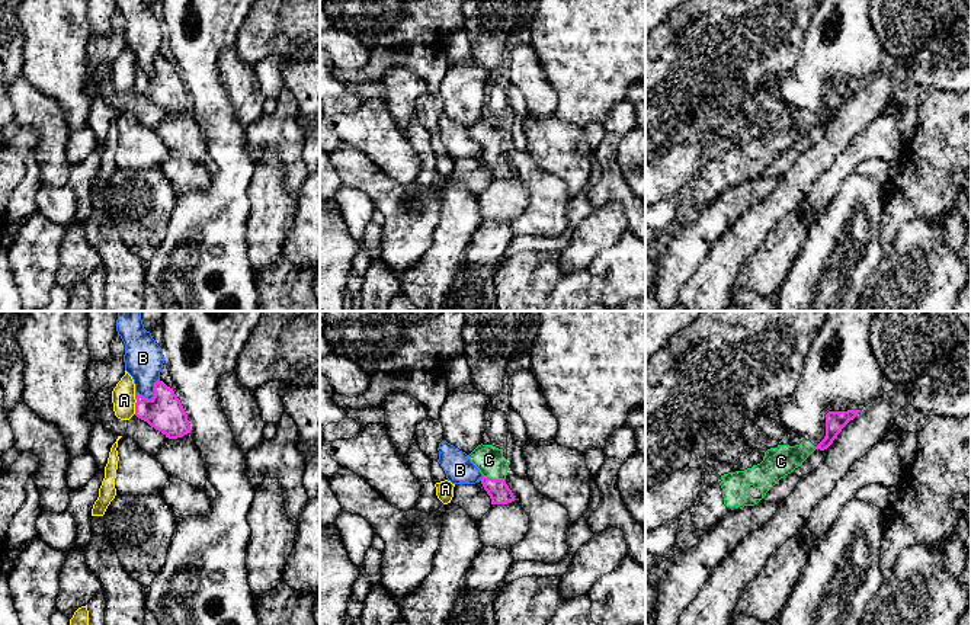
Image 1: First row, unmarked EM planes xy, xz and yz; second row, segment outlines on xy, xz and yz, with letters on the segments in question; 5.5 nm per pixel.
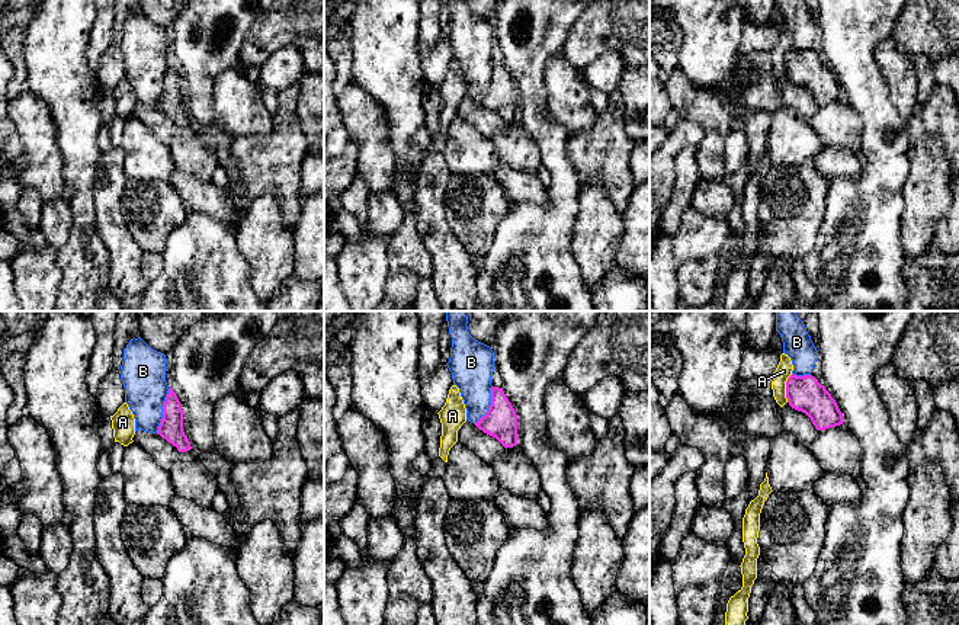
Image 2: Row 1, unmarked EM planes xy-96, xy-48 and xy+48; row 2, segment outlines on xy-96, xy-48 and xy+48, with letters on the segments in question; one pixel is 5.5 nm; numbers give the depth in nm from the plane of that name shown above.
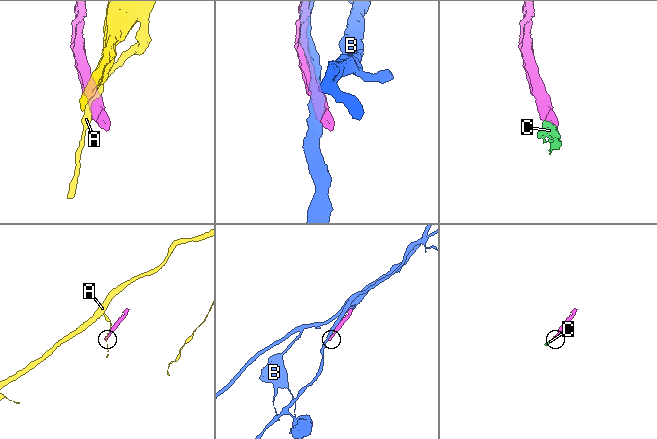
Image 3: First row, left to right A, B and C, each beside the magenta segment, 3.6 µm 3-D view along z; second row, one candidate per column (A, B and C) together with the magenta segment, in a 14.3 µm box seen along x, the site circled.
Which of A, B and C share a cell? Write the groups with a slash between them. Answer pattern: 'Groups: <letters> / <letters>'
Groups: A / B / C

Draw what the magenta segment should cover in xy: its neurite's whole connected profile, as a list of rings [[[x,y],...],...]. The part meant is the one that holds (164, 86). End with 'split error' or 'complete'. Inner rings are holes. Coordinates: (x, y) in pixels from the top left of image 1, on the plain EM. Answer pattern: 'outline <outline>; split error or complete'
outline [[[163,55],[154,58],[151,74],[135,67],[135,90],[147,96],[169,113],[177,113],[190,108],[188,89],[173,62]]]; complete

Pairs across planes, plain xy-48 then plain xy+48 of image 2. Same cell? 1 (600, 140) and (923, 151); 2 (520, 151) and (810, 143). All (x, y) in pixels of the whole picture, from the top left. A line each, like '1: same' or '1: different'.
1: different
2: different

